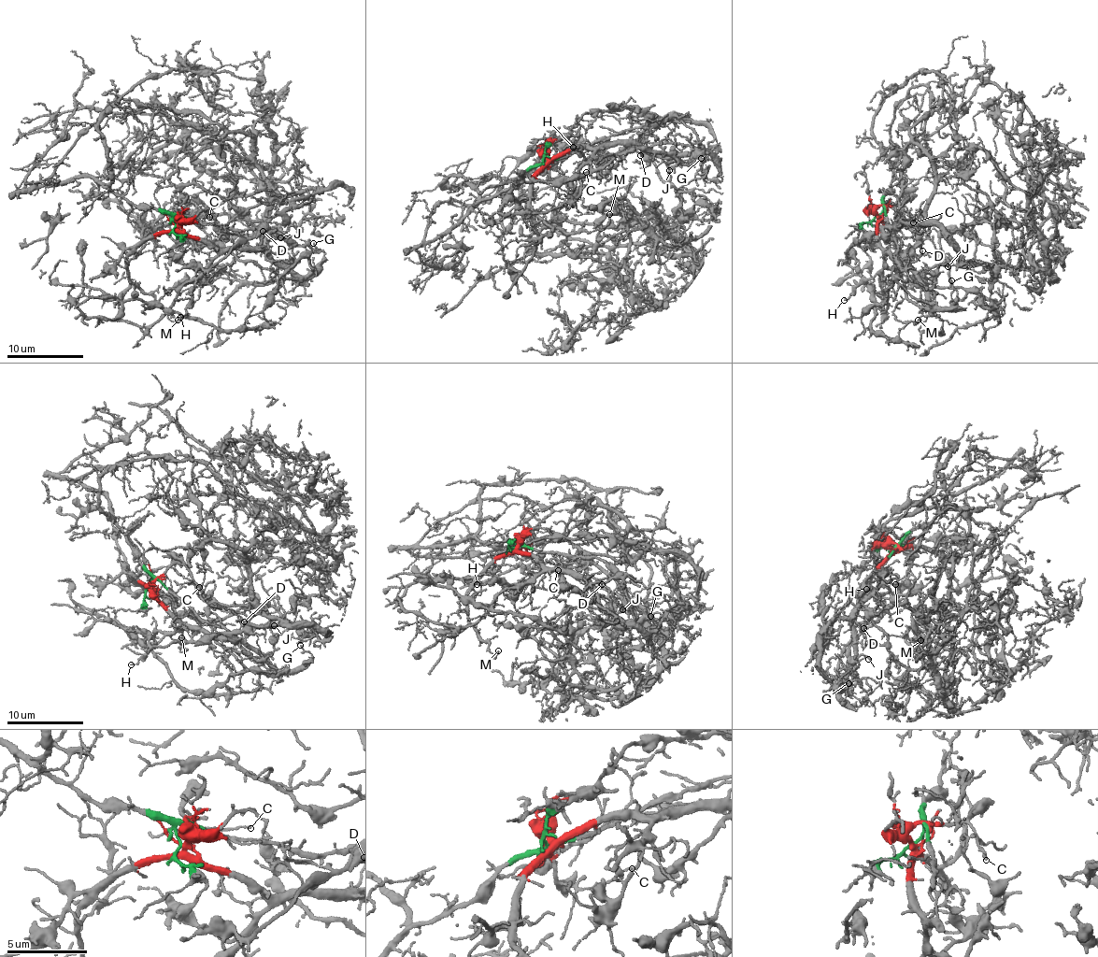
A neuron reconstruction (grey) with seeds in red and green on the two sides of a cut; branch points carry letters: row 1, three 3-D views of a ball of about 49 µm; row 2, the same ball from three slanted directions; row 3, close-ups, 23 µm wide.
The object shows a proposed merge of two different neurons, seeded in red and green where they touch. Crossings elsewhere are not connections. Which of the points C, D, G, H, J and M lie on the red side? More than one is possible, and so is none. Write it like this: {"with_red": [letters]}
{"with_red": ["C", "D", "G", "H", "J", "M"]}

